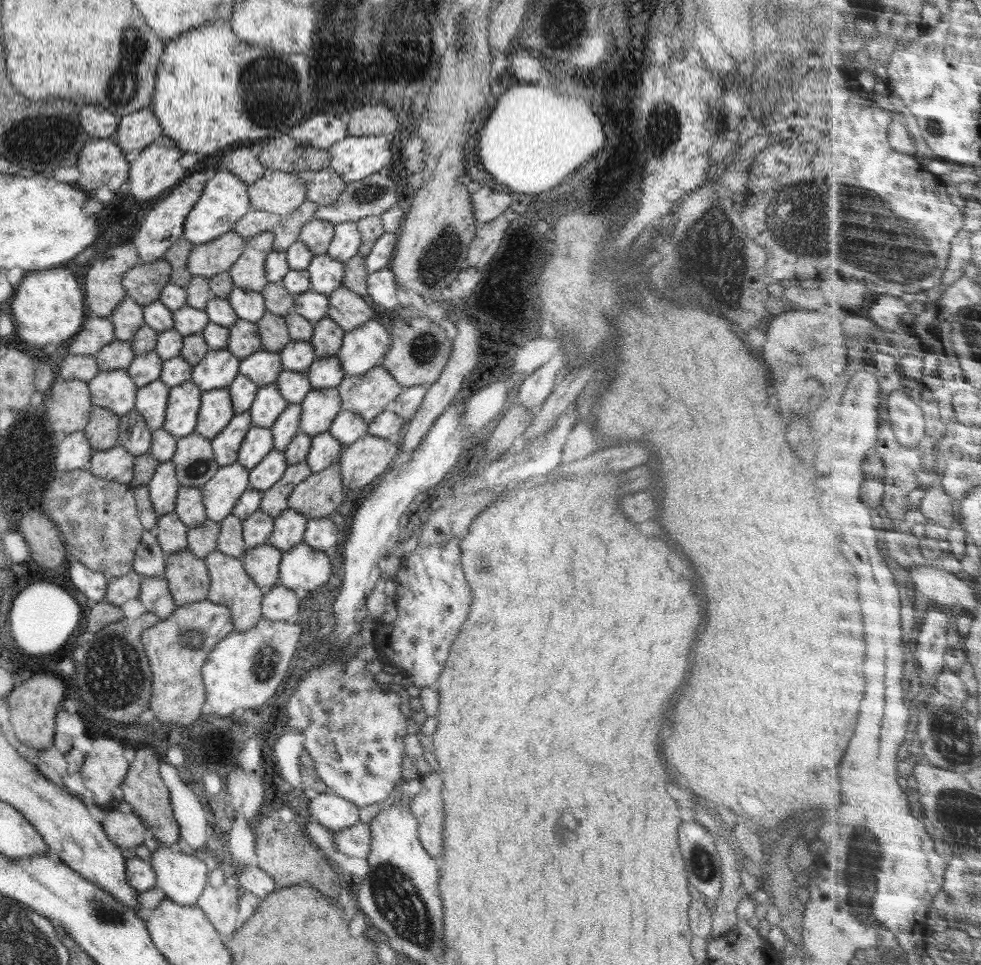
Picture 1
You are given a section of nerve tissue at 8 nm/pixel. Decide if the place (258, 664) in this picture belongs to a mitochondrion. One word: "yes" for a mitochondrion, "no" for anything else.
yes

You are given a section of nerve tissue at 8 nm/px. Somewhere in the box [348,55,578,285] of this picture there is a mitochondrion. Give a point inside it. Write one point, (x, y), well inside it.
(363, 195)

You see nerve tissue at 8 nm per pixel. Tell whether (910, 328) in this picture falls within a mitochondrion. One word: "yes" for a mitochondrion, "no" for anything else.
no

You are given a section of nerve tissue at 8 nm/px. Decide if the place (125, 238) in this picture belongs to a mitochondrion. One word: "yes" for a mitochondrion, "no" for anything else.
no

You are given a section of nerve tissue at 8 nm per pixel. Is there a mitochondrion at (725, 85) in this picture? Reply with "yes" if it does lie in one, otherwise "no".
no

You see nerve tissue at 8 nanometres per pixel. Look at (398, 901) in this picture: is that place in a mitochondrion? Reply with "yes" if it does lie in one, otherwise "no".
yes

